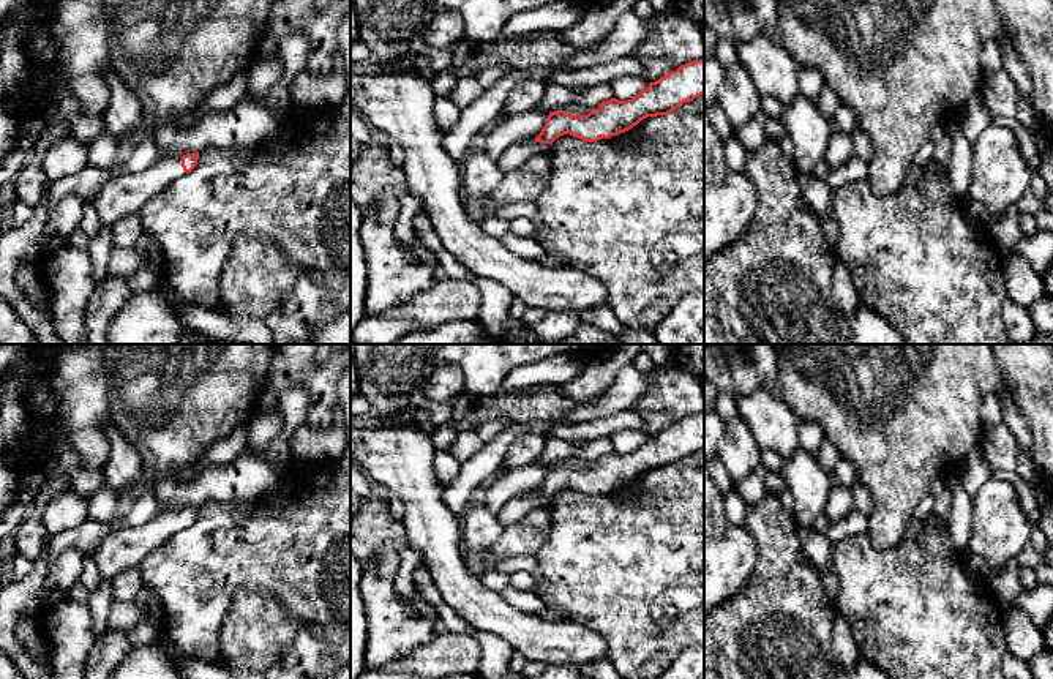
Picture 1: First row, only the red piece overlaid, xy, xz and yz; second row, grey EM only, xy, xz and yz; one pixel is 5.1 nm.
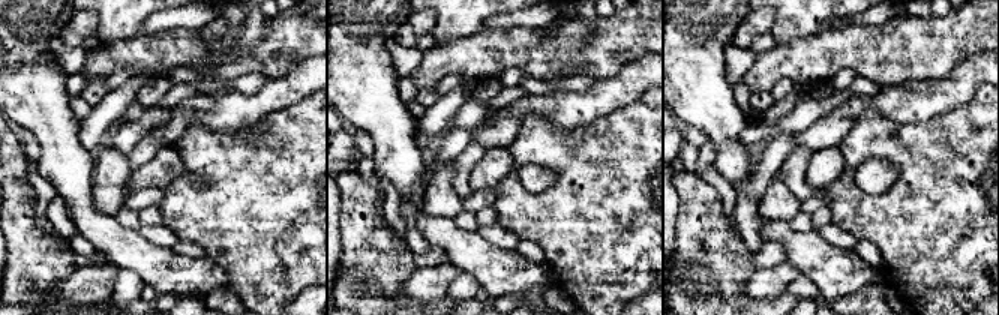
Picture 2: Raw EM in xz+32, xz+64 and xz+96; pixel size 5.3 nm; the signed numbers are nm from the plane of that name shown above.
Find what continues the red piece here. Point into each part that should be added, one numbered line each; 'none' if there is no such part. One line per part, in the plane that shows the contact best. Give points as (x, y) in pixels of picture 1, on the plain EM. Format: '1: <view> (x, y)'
1: xz (573, 463)

